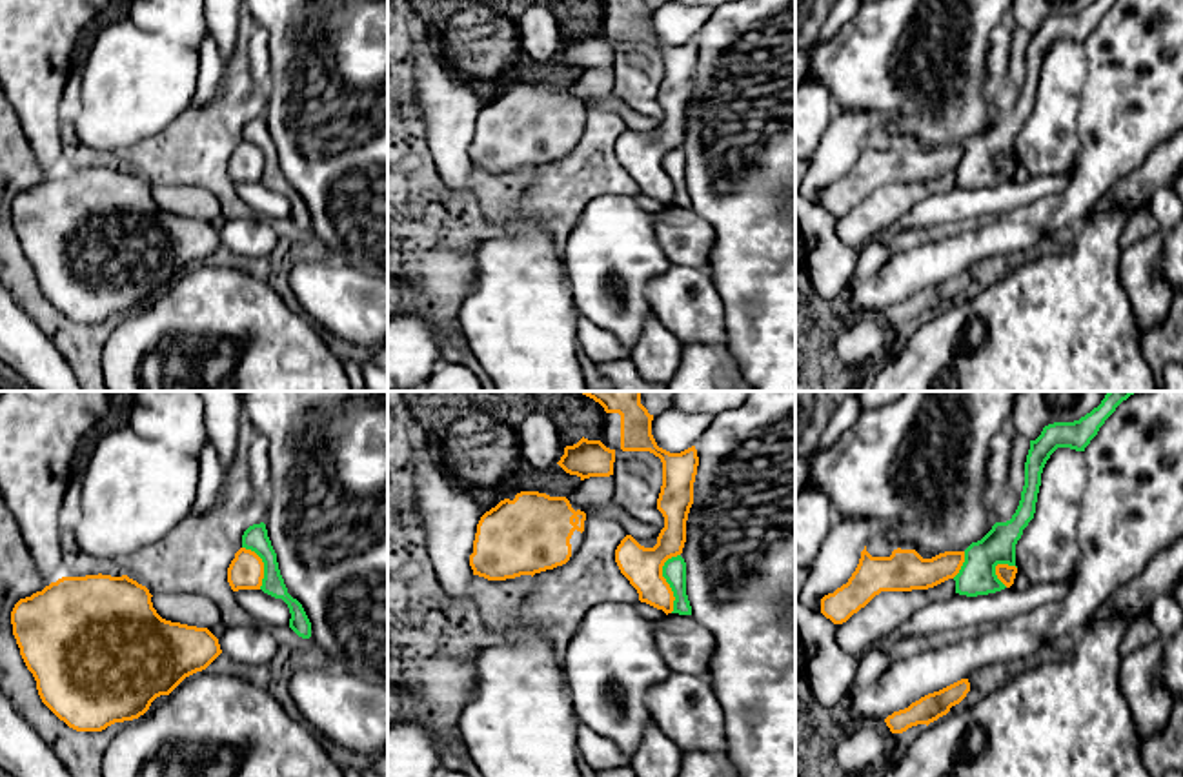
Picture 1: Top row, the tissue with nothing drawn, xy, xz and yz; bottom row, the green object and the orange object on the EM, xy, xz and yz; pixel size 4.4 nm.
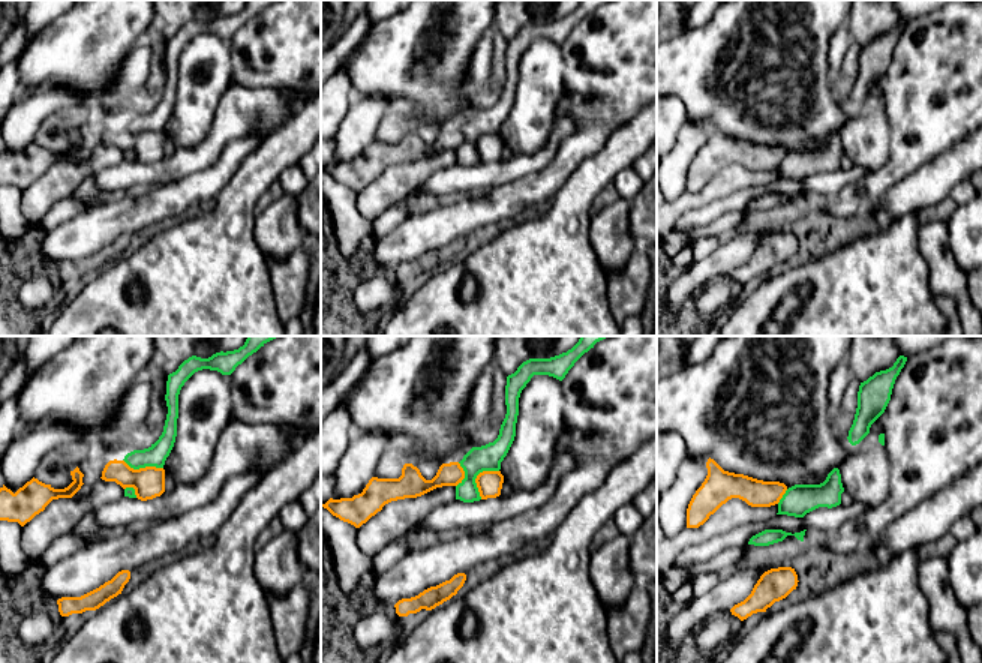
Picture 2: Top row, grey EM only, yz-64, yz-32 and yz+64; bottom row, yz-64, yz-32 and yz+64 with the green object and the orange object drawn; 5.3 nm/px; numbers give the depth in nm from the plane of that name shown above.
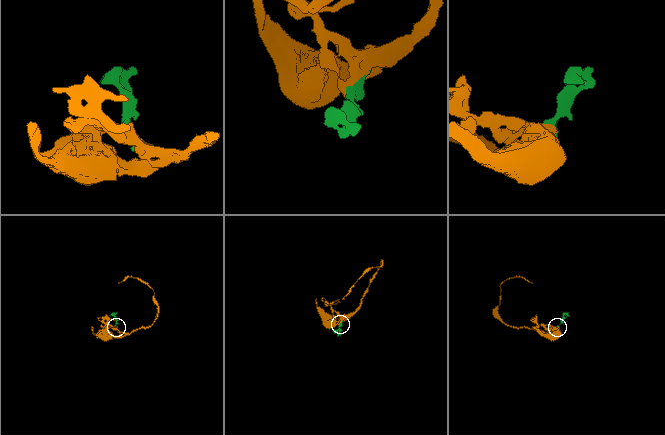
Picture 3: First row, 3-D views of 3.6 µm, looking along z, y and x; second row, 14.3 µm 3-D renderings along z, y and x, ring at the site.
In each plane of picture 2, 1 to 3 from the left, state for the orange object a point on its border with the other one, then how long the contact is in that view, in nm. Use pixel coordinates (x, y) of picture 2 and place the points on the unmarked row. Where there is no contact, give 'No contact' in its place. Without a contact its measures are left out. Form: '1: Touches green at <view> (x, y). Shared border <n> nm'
1: Touches green at yz-64 (143, 131). Shared border 220 nm
2: Touches green at yz-32 (476, 141). Shared border 190 nm
3: Touches green at yz+64 (783, 161). Shared border 100 nm

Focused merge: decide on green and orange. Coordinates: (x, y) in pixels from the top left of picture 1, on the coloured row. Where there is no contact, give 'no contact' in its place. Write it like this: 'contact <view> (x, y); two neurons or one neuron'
contact xz (667, 581); two neurons

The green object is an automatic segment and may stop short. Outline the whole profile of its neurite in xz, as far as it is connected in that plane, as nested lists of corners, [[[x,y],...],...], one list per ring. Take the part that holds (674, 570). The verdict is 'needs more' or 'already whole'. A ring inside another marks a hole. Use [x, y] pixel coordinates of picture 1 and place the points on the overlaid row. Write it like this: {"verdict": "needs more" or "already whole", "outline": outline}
{"verdict": "already whole", "outline": [[[681,555],[672,557],[662,566],[662,577],[673,591],[673,611],[679,615],[692,615],[692,606],[686,595],[686,562]]]}

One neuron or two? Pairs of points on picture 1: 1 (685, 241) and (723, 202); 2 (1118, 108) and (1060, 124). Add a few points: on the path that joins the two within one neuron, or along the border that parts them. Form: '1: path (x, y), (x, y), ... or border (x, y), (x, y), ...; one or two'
1: border (690, 208), (712, 228), (710, 262); two
2: border (1087, 77), (1078, 104), (1080, 151), (1074, 161); two

